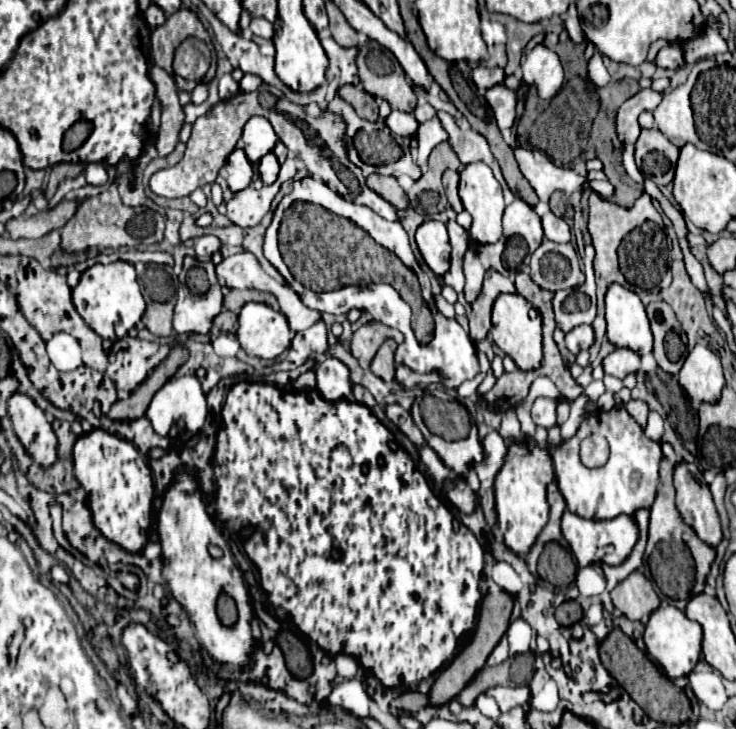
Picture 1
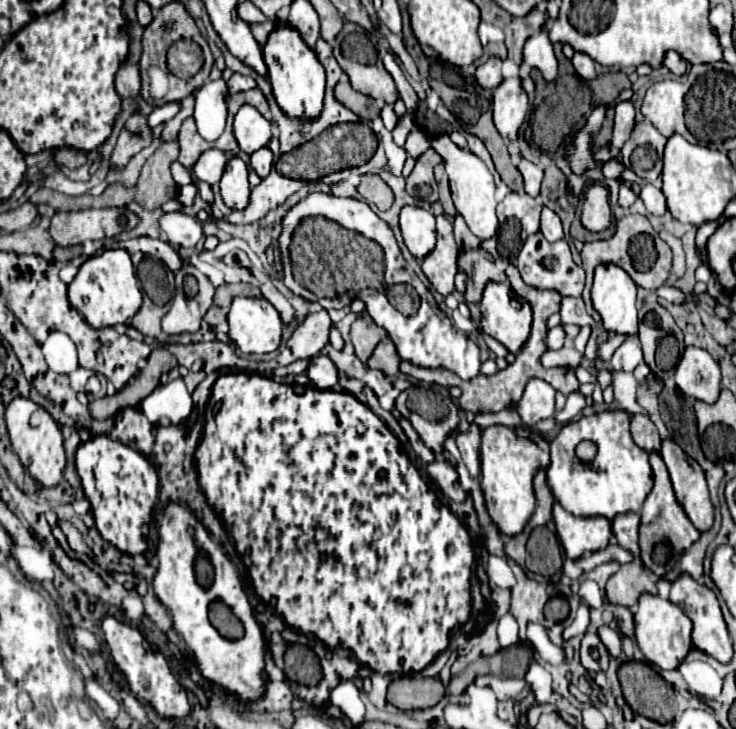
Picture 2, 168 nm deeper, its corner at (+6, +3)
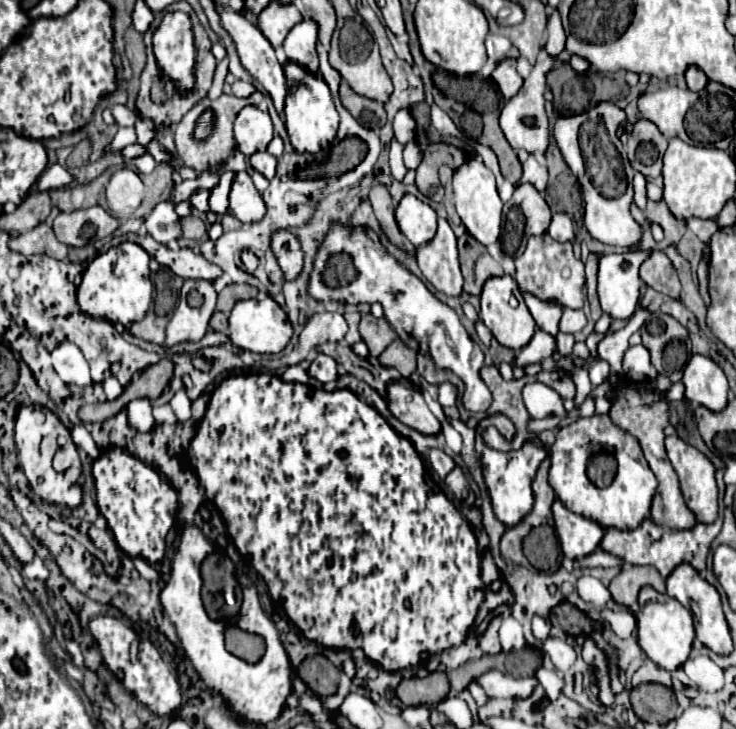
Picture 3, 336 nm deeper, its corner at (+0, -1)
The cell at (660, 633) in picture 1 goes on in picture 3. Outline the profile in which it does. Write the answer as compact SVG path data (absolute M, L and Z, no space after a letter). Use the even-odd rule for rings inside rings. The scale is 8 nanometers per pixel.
M645 586L639 594L639 610L635 618L637 618L639 646L643 648L643 652L663 670L671 672L681 668L691 652L691 644L695 638L691 612L685 606L681 606L675 598L667 594L659 594L657 590Z

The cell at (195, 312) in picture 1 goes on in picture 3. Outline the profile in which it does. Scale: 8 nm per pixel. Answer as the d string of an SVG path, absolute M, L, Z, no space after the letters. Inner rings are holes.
M185 280L179 306L167 324L165 346L179 342L199 342L209 326L211 314L215 312L217 292L209 280ZM191 296L197 296L197 304L191 304ZM201 296L201 300L199 300Z

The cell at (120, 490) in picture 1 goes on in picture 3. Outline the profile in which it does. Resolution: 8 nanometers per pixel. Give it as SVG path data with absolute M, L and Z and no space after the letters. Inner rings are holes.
M112 446L93 464L93 478L97 490L97 506L111 528L117 546L131 558L143 556L145 560L159 562L165 556L165 536L175 522L177 494L161 474L139 462L139 458Z

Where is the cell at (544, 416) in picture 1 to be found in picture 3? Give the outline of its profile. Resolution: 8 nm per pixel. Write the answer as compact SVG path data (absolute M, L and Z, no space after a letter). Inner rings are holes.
M541 382L525 384L523 400L525 400L525 406L527 406L531 418L547 418L547 416L563 416L565 414L561 396L553 388L549 388Z

